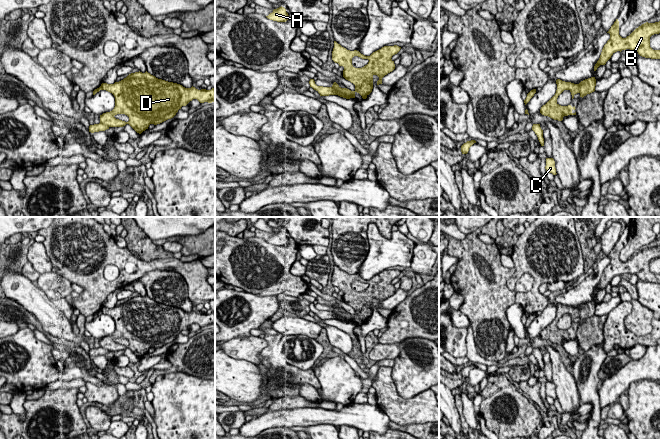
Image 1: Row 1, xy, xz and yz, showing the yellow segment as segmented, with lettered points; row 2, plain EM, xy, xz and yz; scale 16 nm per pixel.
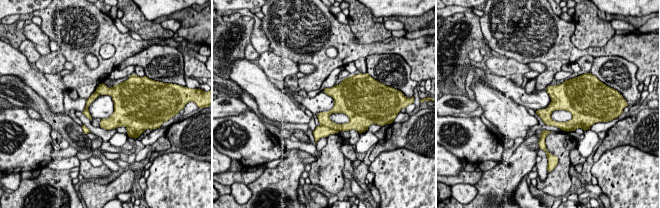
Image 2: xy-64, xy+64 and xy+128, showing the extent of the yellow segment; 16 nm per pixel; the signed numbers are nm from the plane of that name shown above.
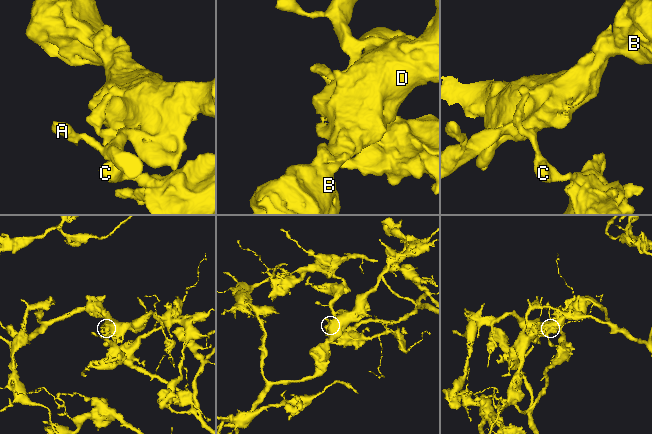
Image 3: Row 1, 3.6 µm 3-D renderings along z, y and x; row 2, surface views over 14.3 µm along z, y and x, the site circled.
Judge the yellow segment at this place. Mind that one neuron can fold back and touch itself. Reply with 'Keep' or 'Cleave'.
Cleave

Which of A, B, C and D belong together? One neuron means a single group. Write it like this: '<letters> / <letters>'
A B D / C

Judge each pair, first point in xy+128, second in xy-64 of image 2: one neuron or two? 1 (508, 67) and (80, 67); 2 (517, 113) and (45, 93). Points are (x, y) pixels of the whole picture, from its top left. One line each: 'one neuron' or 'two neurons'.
1: two neurons
2: one neuron

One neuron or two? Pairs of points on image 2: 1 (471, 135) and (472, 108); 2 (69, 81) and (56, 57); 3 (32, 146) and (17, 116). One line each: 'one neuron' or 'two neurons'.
1: two neurons
2: two neurons
3: one neuron

